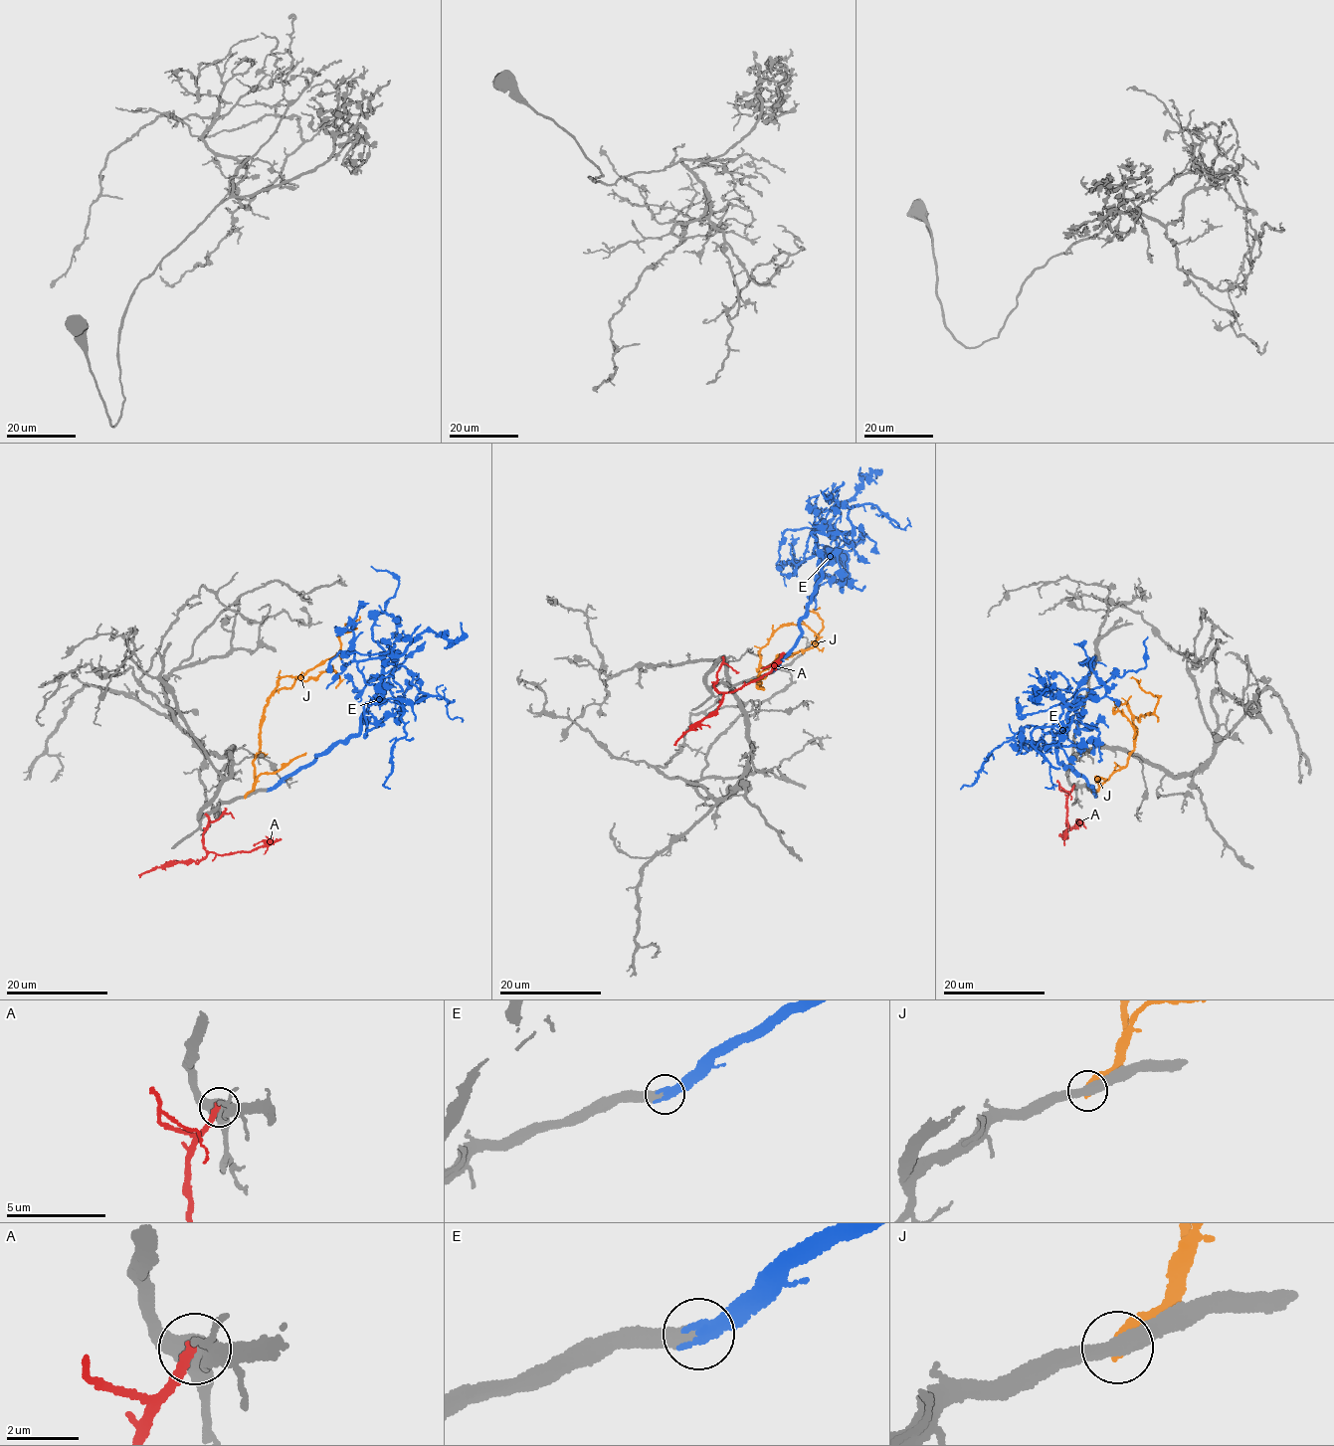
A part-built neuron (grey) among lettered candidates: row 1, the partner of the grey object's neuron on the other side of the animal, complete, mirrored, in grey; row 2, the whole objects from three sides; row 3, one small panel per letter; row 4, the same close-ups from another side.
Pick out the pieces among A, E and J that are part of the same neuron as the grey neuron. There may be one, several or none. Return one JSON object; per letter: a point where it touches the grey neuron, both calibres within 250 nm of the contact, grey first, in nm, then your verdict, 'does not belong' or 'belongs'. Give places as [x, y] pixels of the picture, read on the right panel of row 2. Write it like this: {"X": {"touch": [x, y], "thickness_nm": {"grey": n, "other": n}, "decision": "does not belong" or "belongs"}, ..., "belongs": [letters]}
{"A": {"touch": [1074, 785], "thickness_nm": {"grey": 480, "other": 260}, "decision": "does not belong"}, "E": {"touch": [1095, 796], "thickness_nm": {"grey": 360, "other": 400}, "decision": "does not belong"}, "J": {"touch": [1092, 792], "thickness_nm": {"grey": 360, "other": 340}, "decision": "does not belong"}, "belongs": []}

